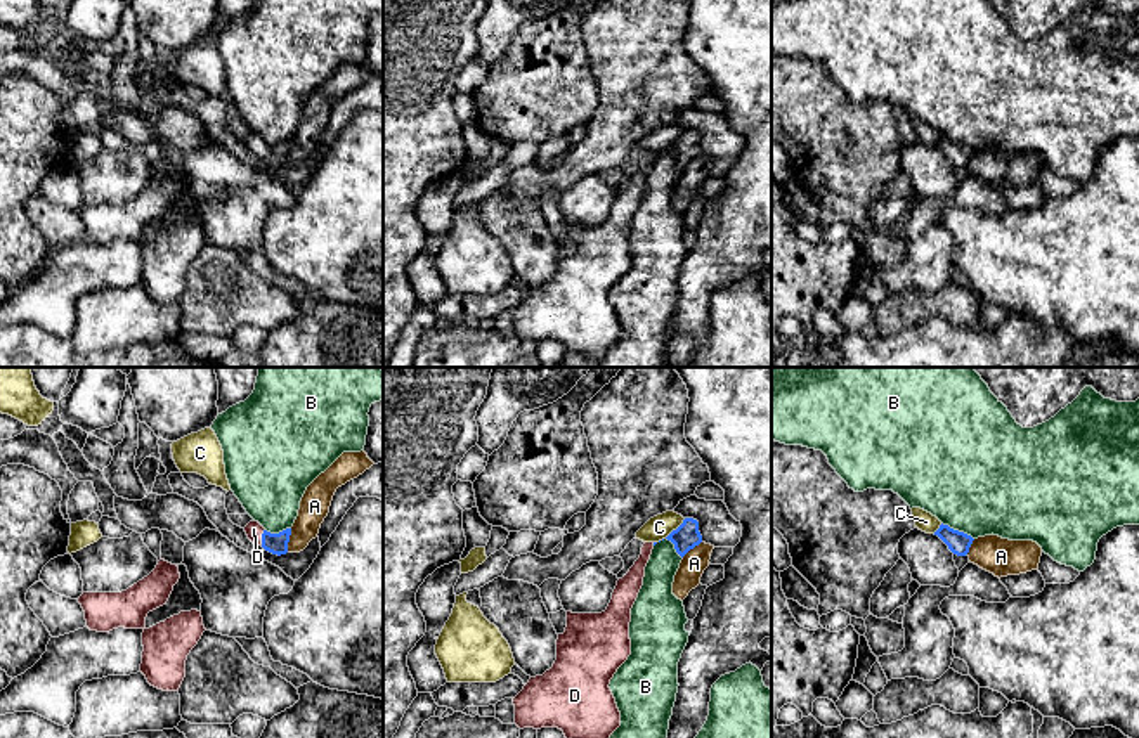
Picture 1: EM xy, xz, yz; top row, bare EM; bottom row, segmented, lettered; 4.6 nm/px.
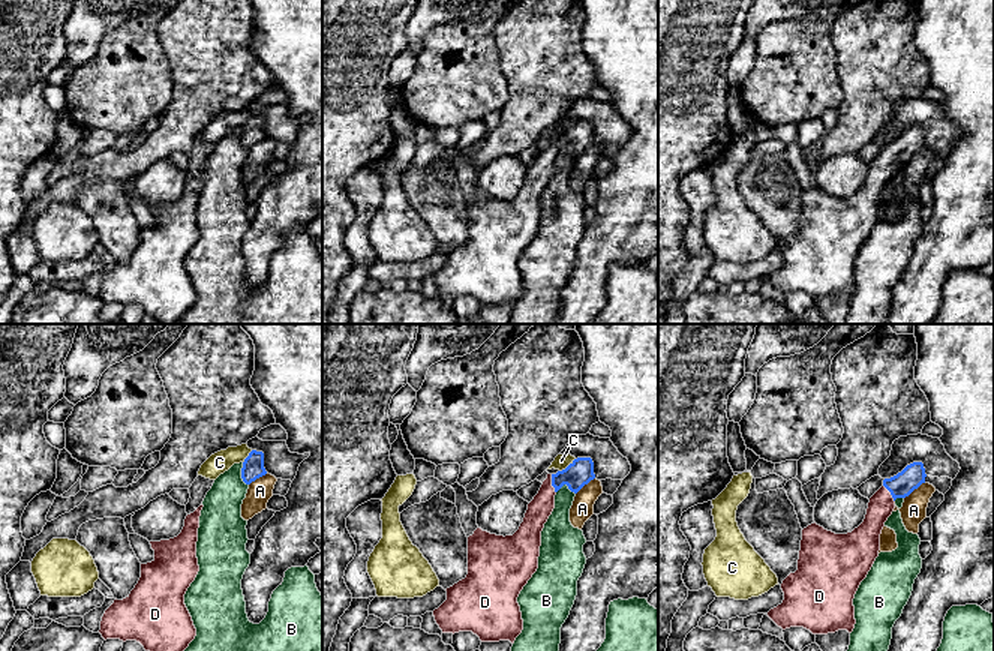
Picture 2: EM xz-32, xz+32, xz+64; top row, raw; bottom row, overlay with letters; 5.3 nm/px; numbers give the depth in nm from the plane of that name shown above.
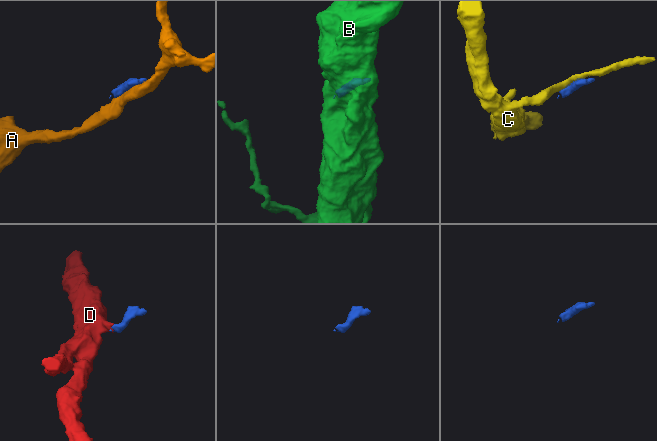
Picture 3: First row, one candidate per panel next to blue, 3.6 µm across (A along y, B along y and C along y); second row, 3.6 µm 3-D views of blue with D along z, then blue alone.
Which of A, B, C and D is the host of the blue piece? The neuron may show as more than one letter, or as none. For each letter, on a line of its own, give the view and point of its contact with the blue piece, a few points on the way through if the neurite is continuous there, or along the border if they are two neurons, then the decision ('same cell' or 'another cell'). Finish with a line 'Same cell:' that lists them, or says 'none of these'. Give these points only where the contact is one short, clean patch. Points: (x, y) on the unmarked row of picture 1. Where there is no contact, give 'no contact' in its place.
A: xy (288, 153) | another cell
B: yz (957, 142) | another cell
C: xz (671, 144) | along xz (685, 130), (654, 155) | another cell
D: xy (262, 149) | across xy (274, 155), (262, 149), (253, 141) | same cell
Same cell: D

